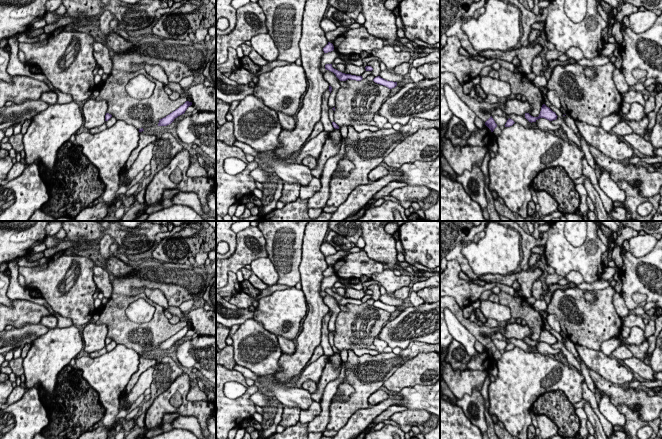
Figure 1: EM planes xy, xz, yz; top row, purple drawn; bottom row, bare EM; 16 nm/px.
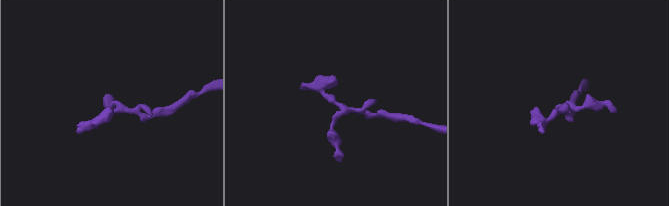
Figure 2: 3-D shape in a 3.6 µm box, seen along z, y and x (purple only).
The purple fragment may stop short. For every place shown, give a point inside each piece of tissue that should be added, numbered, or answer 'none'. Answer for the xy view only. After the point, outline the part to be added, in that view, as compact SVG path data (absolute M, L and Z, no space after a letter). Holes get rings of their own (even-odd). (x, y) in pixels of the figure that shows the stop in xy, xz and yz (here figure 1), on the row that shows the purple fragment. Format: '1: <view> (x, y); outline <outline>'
none

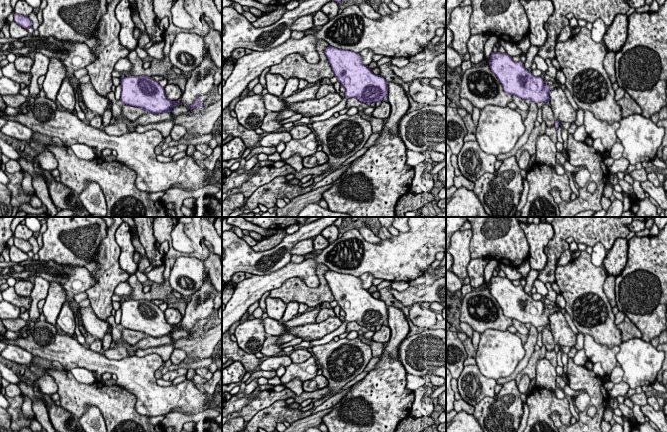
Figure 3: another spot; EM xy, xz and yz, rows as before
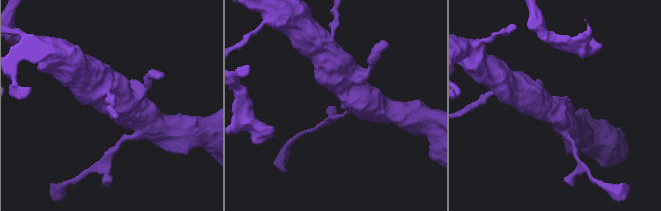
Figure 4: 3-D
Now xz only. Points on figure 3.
1: xz (329, 113); outline M343 97L342 101L338 105L327 110L326 112L324 112L321 115L311 117L311 121L317 122L317 121L326 120L326 119L332 117L334 113L342 111L343 109L346 108L347 100L348 100L348 97Z

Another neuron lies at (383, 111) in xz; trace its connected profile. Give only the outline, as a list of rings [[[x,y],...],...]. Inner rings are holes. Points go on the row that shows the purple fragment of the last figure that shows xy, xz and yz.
[[[383,101],[378,107],[375,107],[372,117],[386,120],[390,116],[391,106],[389,102]]]

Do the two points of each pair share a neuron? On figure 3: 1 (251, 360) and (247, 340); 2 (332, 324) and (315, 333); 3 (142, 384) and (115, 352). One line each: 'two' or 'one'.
1: two
2: one
3: two

